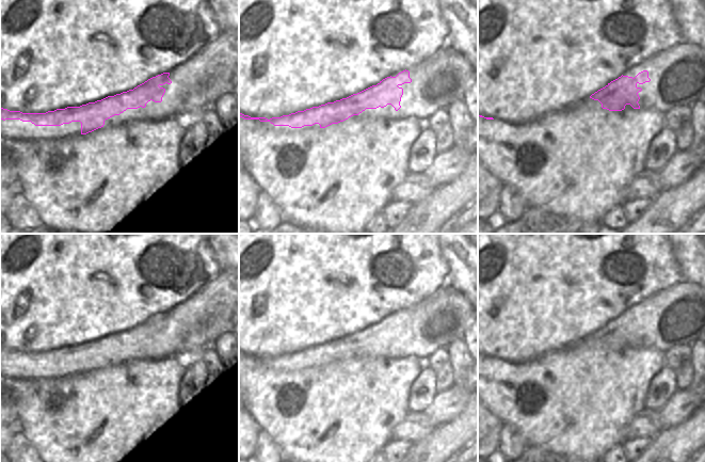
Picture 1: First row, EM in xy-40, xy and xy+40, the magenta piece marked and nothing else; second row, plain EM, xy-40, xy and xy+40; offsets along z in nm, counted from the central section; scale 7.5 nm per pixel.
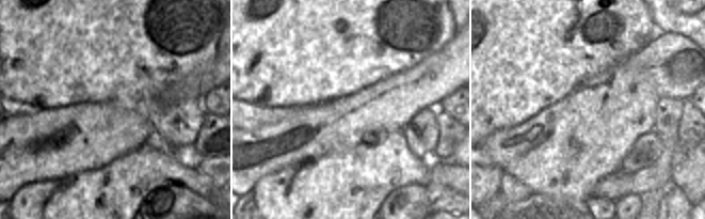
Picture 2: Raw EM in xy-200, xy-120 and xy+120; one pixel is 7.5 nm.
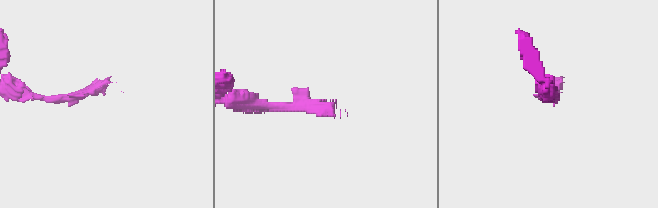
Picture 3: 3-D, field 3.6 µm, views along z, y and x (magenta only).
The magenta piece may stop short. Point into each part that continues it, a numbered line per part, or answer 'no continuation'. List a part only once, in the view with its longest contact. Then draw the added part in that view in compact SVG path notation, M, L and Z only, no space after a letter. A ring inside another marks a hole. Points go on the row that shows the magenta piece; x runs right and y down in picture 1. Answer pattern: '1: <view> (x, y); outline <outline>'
1: xy+40 (681, 68); outline M679 43L664 51L660 51L647 60L632 66L623 76L635 78L639 73L647 70L654 83L663 84L663 95L669 99L668 106L679 103L690 107L704 99L705 95L705 51L690 43Z

